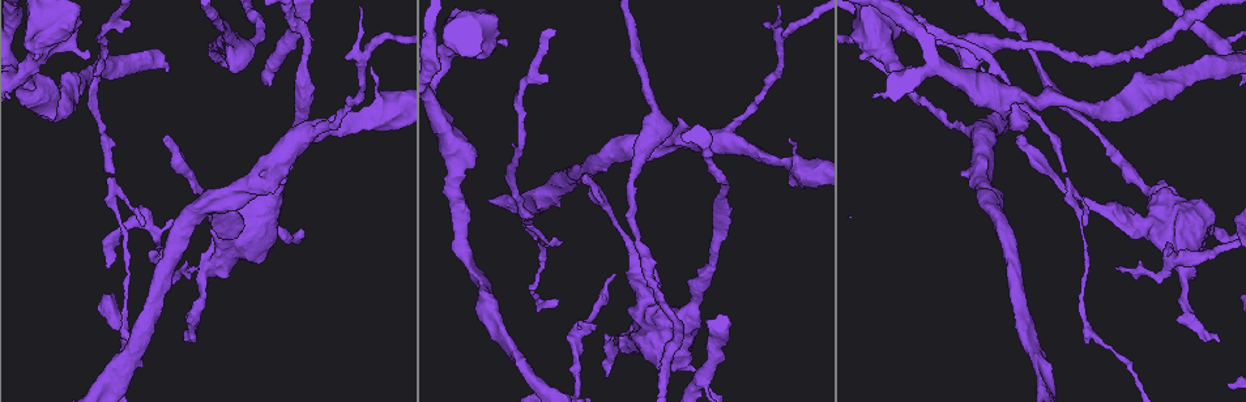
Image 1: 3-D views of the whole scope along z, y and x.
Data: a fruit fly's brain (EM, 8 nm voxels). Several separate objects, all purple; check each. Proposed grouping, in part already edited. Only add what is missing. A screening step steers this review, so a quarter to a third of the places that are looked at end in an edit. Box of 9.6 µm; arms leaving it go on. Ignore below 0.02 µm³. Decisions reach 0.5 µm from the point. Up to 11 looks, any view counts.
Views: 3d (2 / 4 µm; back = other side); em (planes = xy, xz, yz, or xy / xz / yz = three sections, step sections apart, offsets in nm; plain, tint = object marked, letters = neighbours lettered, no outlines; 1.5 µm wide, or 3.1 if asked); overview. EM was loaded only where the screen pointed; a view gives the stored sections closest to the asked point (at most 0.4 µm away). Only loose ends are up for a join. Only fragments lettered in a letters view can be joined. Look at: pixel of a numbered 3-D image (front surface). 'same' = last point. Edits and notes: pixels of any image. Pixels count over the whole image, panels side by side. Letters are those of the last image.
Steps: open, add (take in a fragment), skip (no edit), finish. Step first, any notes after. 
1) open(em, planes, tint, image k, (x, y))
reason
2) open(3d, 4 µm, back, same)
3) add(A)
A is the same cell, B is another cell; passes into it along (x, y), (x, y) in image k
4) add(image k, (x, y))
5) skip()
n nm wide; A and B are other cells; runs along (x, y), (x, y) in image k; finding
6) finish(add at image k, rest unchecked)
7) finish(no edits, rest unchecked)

open(3d, 2 µm, image 1, (1166, 245))
an open end

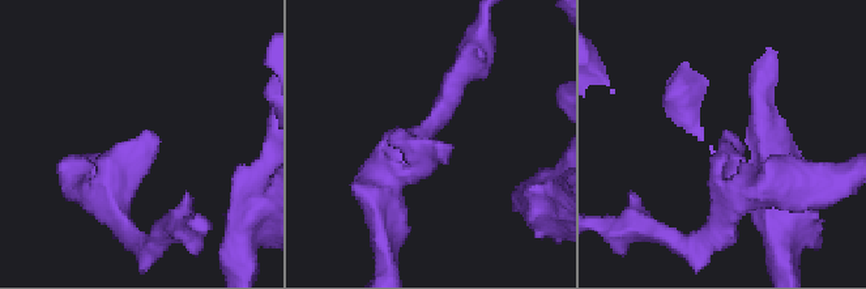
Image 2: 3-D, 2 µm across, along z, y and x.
open(em, planes, letters, image 2, (446, 142))
need the tissue

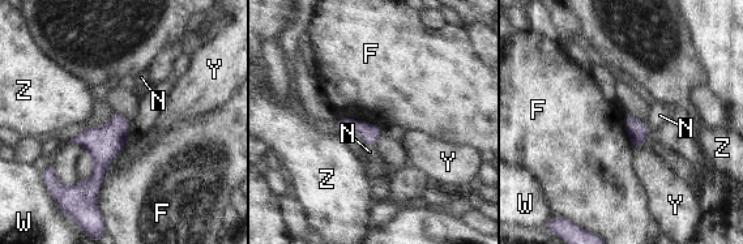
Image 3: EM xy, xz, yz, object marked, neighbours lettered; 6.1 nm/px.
add(N)
N is the same cell, F, W, Y and Z are other cells; passes into it along (370, 133), (368, 144), (370, 152) in image 3; it goes on there

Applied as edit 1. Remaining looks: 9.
open(3d, 2 µm, image 1, (166, 134))
end of a long branch

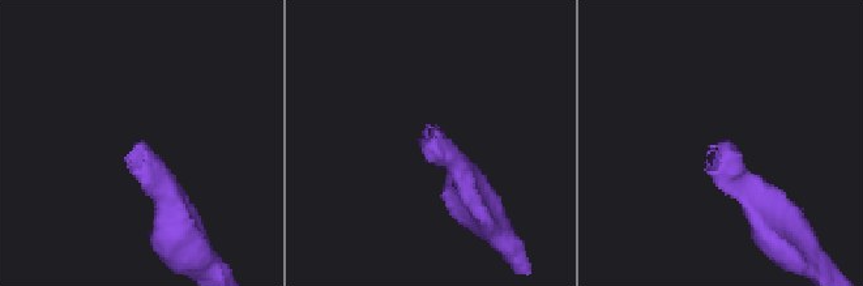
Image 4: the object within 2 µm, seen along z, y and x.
open(em, xy, step 8, tint, image 4, (431, 138))
need the tissue

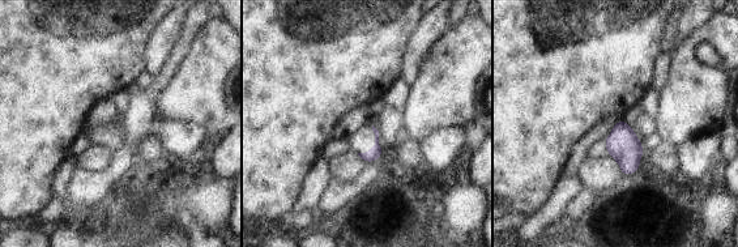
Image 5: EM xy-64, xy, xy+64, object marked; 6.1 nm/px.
open(em, planes, letters, same)
another direction

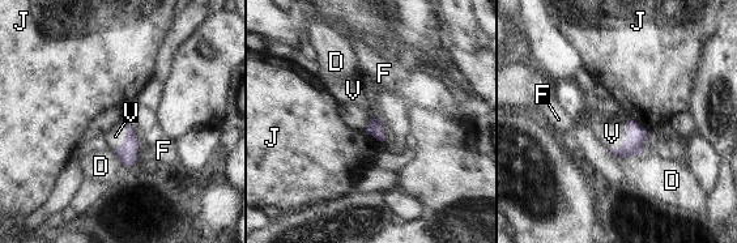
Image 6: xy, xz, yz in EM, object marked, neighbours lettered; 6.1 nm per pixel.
add(V)
V is the same cell, D, F and J are other cells; passes into it along (127, 153), (124, 139), (115, 136) in image 6; it goes on there

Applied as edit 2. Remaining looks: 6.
open(overview)
redraw

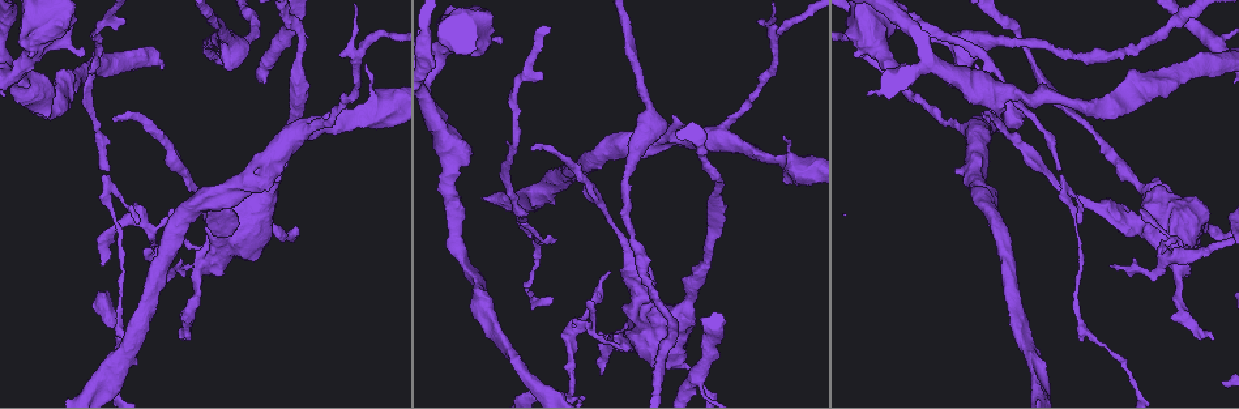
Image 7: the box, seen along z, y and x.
open(em, planes, letters, image 7, (539, 73))
an open end

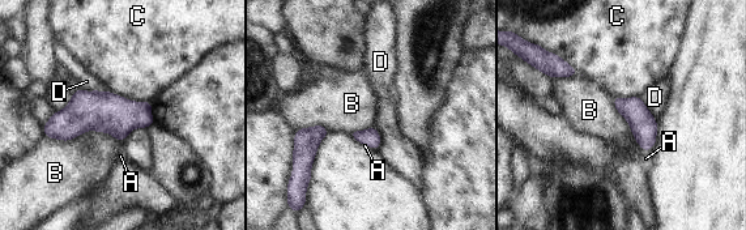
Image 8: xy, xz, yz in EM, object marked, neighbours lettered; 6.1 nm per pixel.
add(A)
A is the same cell, B, C and D are other cells; passes into it along (643, 126), (646, 150), (646, 158) in image 8; the cell continues

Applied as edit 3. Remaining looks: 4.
open(overview)
redraw

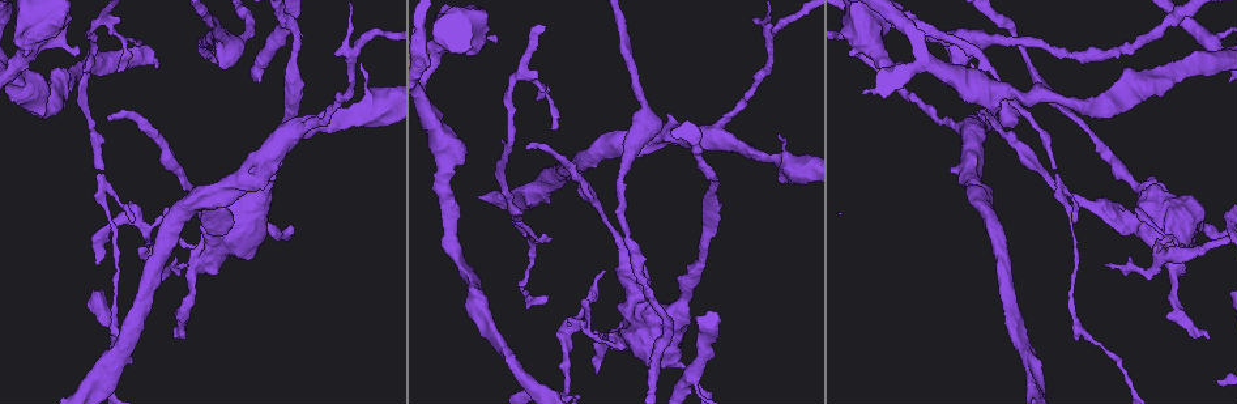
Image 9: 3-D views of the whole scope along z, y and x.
open(3d, 2 µm, image 9, (361, 62))
free end

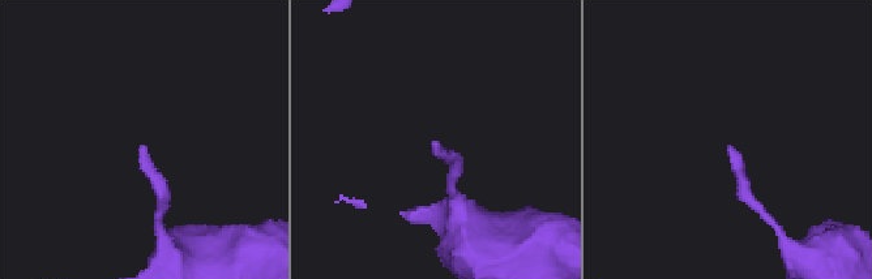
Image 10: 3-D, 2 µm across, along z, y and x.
open(em, planes, letters, image 10, (727, 146))

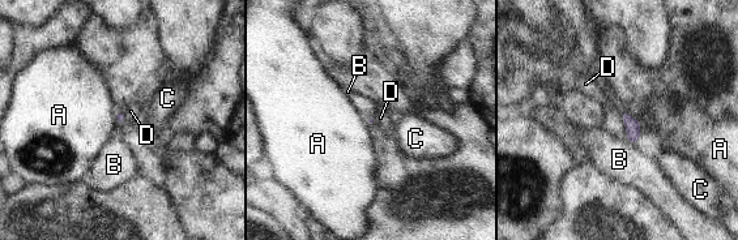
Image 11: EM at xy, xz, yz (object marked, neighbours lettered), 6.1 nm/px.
skip()
A, B, C and D are other cells; border along (122, 111), (126, 119) in image 11; none of them fits

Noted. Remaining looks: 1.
finish(add at image 3, add at image 6, add at image 8, rest unchecked)

